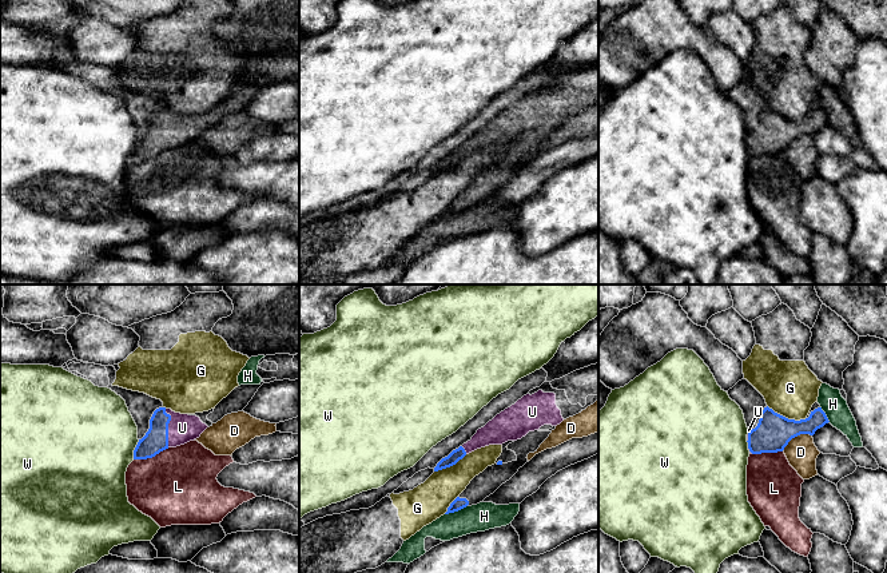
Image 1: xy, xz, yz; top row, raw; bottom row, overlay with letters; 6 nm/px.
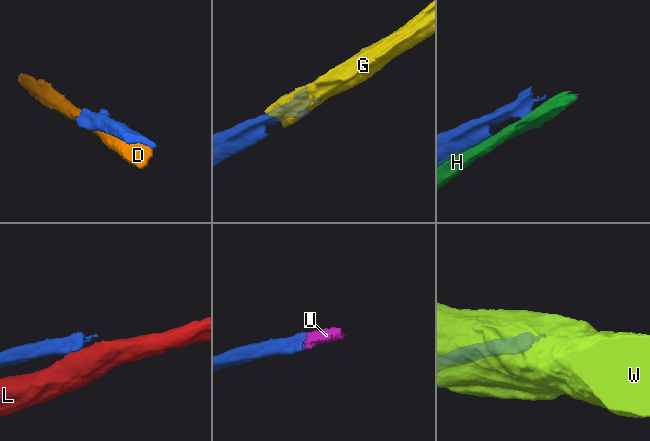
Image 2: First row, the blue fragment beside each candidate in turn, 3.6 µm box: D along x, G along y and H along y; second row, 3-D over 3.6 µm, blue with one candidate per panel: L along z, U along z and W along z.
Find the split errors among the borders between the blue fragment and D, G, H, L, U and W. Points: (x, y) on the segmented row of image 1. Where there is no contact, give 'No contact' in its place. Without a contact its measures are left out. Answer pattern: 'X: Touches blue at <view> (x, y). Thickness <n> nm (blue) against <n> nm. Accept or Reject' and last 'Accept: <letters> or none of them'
D: Touches blue at yz (795, 436). Thickness 220 nm (blue) against 190 nm. Reject
G: Touches blue at yz (787, 418). Thickness 220 nm (blue) against 320 nm. Reject
H: Touches blue at xz (456, 510). Thickness 70 nm (blue) against 170 nm. Reject
L: Touches blue at xy (151, 457). Thickness 140 nm (blue) against 460 nm. Reject
U: Touches blue at xy (167, 428). Thickness 140 nm (blue) against 170 nm. Accept
W: Touches blue at xy (135, 449). Thickness 140 nm (blue) against 480 nm. Reject
Accept: U

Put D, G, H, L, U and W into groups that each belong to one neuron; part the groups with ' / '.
D / G / H / L / U / W

